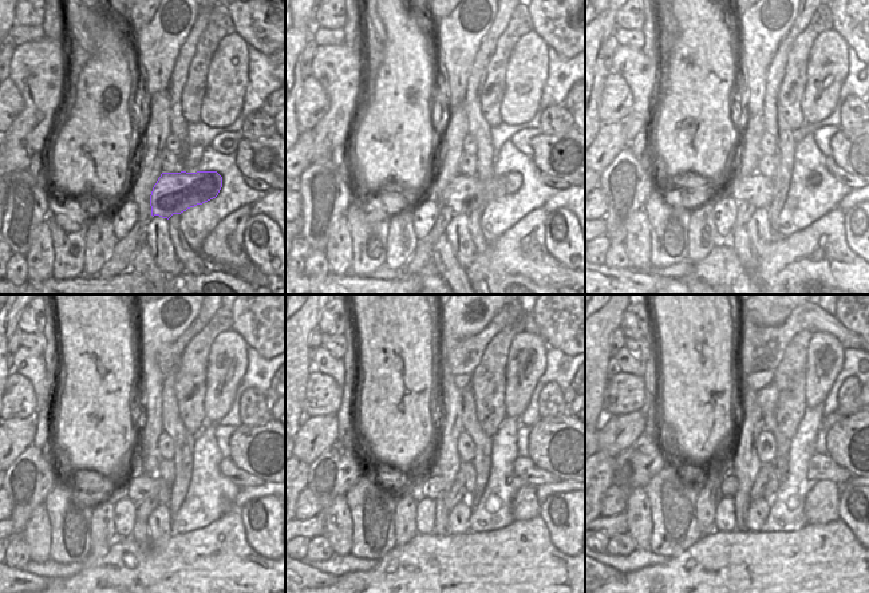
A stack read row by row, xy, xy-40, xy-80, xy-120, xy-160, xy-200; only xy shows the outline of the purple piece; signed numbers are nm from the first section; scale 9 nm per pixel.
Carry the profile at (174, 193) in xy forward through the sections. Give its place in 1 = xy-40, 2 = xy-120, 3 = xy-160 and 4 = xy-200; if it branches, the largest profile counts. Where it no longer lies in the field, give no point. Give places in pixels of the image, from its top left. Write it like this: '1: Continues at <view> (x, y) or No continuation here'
1: Continues at xy-40 (463, 194)
2: Continues at xy-120 (137, 487)
3: Continues at xy-160 (434, 487)
4: Continues at xy-200 (729, 486)

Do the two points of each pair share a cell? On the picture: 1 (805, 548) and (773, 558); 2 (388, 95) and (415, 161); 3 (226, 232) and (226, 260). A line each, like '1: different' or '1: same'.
1: same
2: same
3: same

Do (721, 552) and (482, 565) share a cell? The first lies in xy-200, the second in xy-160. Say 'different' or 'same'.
same

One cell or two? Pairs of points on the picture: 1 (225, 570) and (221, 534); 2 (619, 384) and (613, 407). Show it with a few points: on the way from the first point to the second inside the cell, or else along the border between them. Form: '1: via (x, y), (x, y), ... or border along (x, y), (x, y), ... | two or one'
1: via (221, 561), (221, 544) | one
2: via (619, 390), (616, 402) | one

